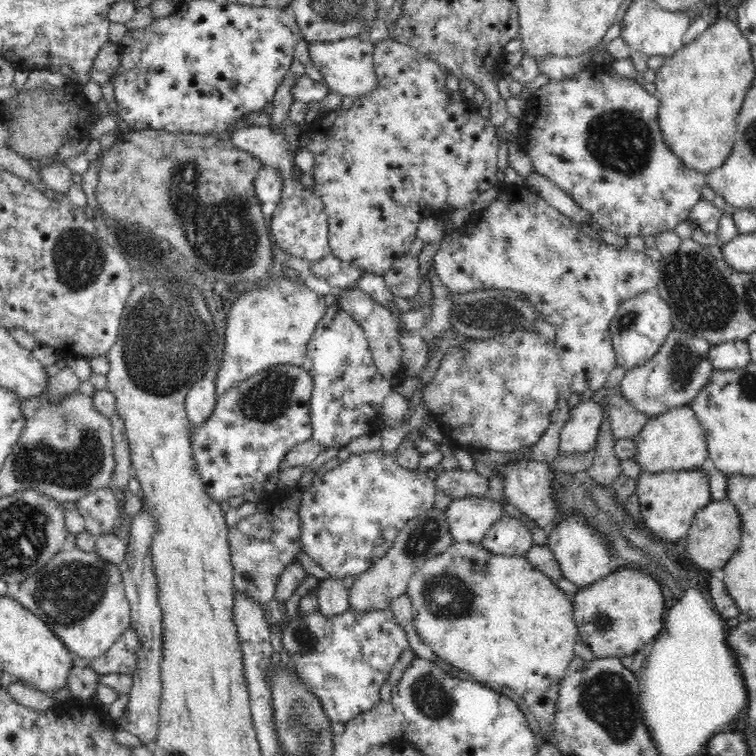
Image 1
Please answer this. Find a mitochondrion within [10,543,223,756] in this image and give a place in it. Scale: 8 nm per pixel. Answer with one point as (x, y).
(69, 592)

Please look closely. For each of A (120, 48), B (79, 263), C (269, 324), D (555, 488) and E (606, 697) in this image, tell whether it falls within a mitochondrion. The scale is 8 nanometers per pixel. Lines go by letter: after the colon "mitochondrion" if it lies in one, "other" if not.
A: other
B: mitochondrion
C: other
D: other
E: mitochondrion

